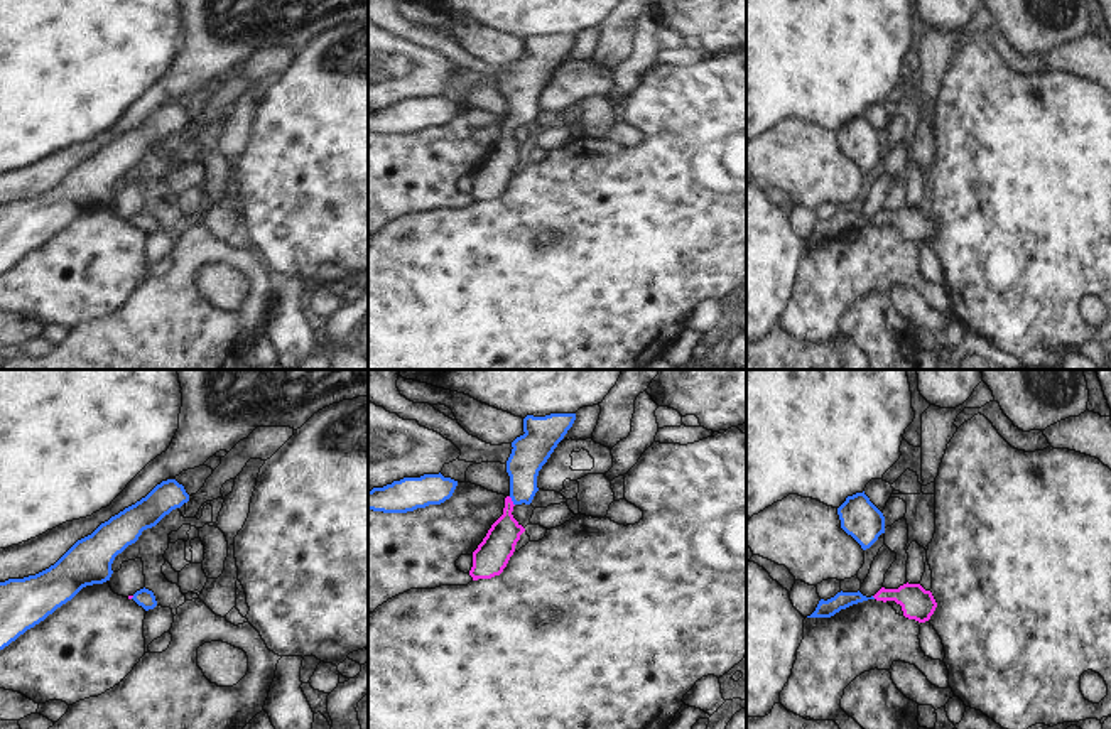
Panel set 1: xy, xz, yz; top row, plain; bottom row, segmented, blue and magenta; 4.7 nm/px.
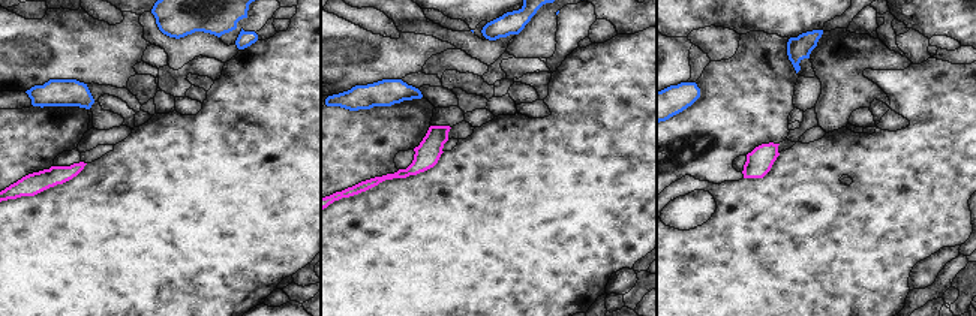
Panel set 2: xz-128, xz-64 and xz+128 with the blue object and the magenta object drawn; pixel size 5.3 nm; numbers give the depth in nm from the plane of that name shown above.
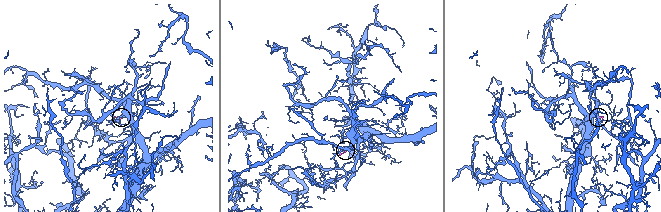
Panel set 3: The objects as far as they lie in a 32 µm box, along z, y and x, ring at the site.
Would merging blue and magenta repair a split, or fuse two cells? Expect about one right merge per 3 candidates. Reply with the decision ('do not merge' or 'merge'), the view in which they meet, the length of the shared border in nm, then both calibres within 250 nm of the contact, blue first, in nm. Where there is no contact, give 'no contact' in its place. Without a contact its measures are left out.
merge; contact in xz; length 50 nm; calibres 180 and 160 nm

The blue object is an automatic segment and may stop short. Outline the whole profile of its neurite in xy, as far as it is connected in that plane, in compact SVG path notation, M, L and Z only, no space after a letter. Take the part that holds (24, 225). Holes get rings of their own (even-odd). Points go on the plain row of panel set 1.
M176 101L157 106L145 120L78 162L54 187L24 201L0 204L0 272L34 250L83 209L110 202L118 176L135 165L172 132L189 123Z

